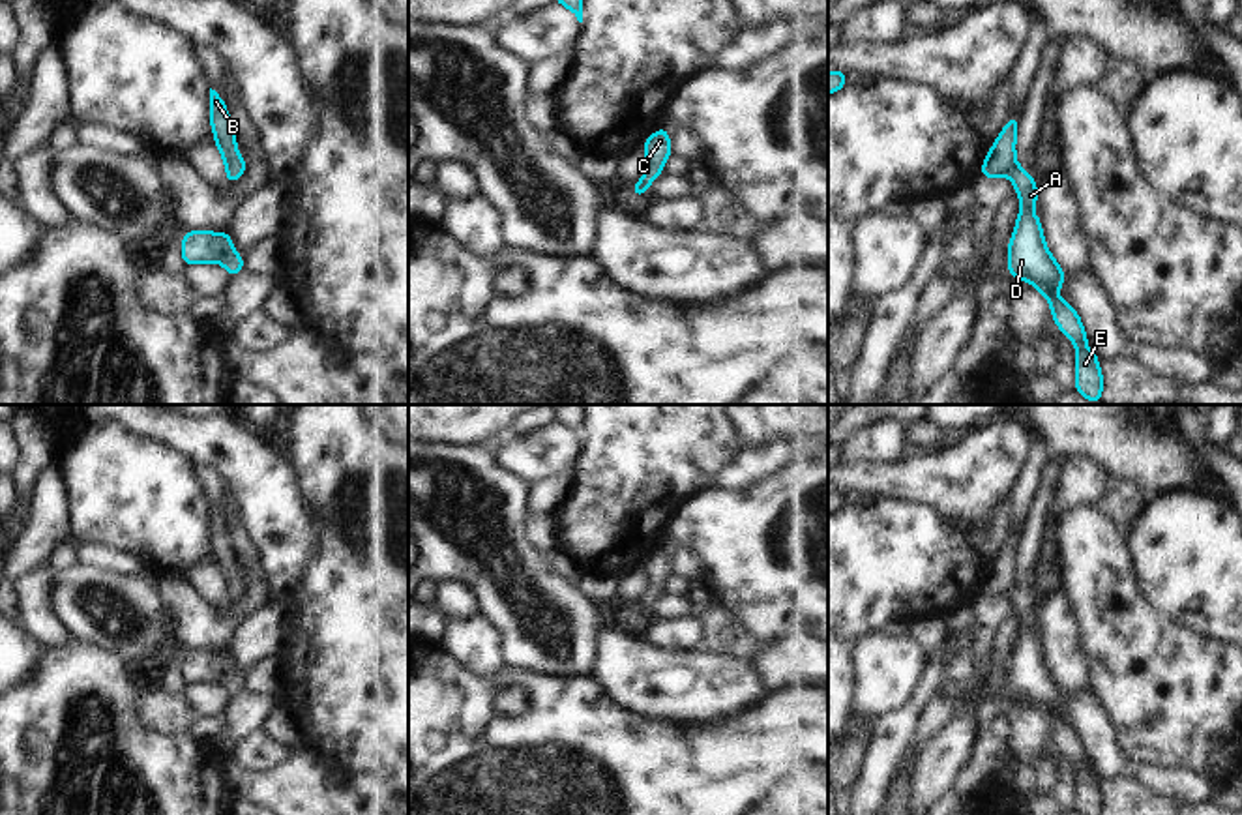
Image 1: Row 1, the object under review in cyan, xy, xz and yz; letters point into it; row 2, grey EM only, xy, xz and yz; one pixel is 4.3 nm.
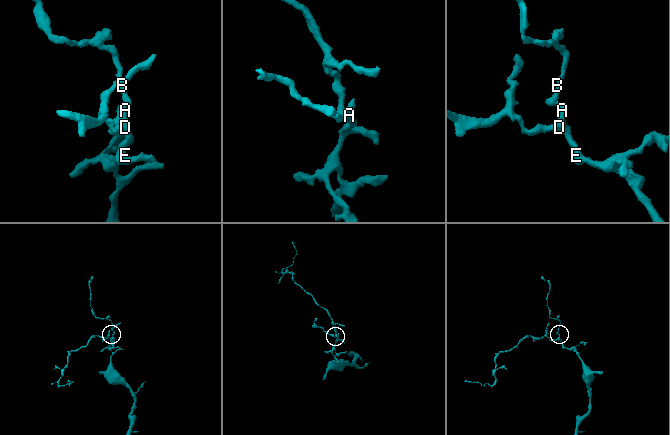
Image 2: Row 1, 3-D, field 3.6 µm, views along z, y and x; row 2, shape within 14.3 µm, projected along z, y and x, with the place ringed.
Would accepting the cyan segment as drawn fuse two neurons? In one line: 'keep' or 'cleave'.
keep

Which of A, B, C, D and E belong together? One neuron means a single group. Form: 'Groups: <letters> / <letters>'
Groups: A B C D E.

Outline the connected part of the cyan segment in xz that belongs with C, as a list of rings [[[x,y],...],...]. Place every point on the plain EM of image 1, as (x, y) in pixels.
[[[659,547],[654,555],[646,558],[644,577],[648,583],[648,590],[639,598],[633,611],[629,615],[643,616],[650,603],[663,592],[663,583],[669,575],[673,575],[673,568],[669,564],[669,549]]]

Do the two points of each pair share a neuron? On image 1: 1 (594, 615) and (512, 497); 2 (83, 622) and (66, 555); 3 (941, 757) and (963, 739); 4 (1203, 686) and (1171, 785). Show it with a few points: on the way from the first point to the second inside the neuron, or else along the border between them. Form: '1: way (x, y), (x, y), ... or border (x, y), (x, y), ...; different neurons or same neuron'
1: way (559, 602), (512, 555), (512, 533); same neuron
2: border (77, 563), (53, 572); different neurons
3: way (946, 754), (958, 742); same neuron
4: border (1136, 765), (1190, 769), (1201, 772), (1214, 785); different neurons

